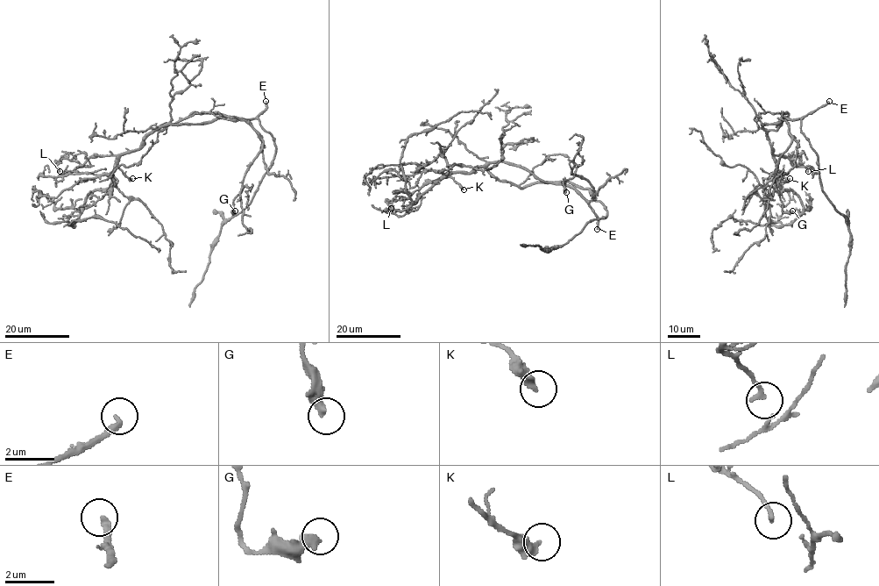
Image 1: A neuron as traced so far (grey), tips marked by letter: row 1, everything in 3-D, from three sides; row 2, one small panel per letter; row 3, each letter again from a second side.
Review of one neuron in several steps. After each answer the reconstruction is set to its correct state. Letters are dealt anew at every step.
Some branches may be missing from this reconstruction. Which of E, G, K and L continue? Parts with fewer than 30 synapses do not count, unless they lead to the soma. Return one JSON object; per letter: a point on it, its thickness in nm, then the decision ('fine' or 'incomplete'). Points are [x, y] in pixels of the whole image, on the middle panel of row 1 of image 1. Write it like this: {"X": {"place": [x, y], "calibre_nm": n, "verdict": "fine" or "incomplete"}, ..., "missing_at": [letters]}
{"E": {"place": [597, 229], "calibre_nm": 260, "verdict": "incomplete"}, "G": {"place": [566, 192], "calibre_nm": 400, "verdict": "fine"}, "K": {"place": [464, 189], "calibre_nm": 280, "verdict": "fine"}, "L": {"place": [391, 208], "calibre_nm": 140, "verdict": "fine"}, "missing_at": ["E"]}

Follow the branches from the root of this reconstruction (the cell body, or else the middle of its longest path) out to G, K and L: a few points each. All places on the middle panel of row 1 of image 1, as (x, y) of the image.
G: (506, 163), (521, 165), (544, 181), (594, 190), (585, 179), (575, 174), (563, 182), (566, 192)
K: (506, 163), (488, 161), (470, 172), (453, 172), (448, 176), (464, 189)
L: (506, 163), (488, 161), (470, 172), (443, 174), (412, 193), (399, 190), (392, 200), (386, 200), (391, 208)

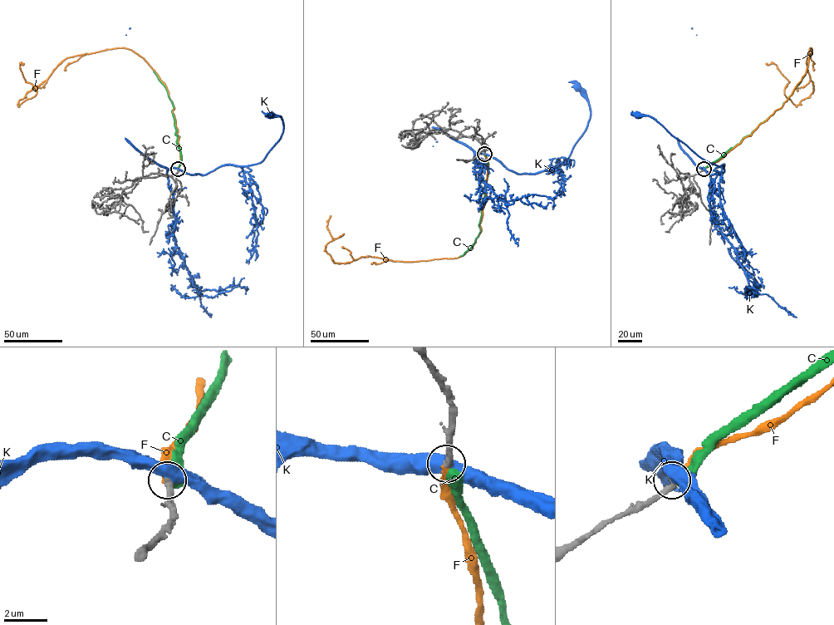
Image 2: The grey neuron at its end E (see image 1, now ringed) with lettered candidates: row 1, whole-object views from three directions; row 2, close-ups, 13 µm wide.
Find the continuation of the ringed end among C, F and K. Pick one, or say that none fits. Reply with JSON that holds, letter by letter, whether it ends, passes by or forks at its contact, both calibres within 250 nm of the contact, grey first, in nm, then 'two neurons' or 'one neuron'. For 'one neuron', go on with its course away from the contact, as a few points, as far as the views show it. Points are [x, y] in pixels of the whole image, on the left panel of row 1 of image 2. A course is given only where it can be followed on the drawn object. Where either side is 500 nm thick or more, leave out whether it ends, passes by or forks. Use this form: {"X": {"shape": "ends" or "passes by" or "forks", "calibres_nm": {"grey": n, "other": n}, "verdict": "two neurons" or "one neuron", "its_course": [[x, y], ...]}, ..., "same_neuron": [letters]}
{"C": {"shape": "ends", "calibres_nm": {"grey": 280, "other": 480}, "verdict": "two neurons"}, "F": {"shape": "ends", "calibres_nm": {"grey": 280, "other": 300}, "verdict": "one neuron", "its_course": [[178, 169], [174, 106], [143, 57], [125, 48], [67, 57], [19, 105], [36, 93], [23, 63]]}, "K": {"calibres_nm": {"grey": 280, "other": 500}, "verdict": "two neurons"}, "same_neuron": ["F"]}

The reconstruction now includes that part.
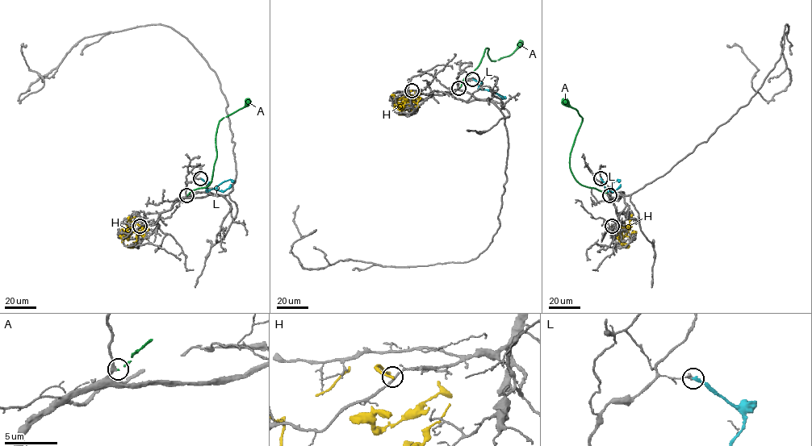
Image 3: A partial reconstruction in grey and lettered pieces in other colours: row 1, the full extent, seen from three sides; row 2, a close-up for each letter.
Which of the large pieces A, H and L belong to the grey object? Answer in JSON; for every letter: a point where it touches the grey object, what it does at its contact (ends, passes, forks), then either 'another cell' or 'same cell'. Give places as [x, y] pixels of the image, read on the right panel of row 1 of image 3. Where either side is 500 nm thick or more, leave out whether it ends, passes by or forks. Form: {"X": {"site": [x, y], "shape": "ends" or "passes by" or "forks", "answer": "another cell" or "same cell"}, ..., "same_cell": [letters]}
{"A": {"site": [609, 195], "shape": "ends", "answer": "same cell"}, "H": {"site": [612, 226], "shape": "ends", "answer": "another cell"}, "L": {"site": [600, 178], "shape": "ends", "answer": "another cell"}, "same_cell": ["A"]}

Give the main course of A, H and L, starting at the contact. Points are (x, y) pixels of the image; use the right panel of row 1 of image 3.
A: (609, 195), (580, 184), (575, 177), (570, 167), (570, 157), (582, 118), (576, 110), (562, 100)
H: (612, 225), (623, 222), (618, 225), (620, 240), (632, 233), (635, 232), (636, 235)
L: (600, 178), (608, 190), (614, 181), (620, 181)

